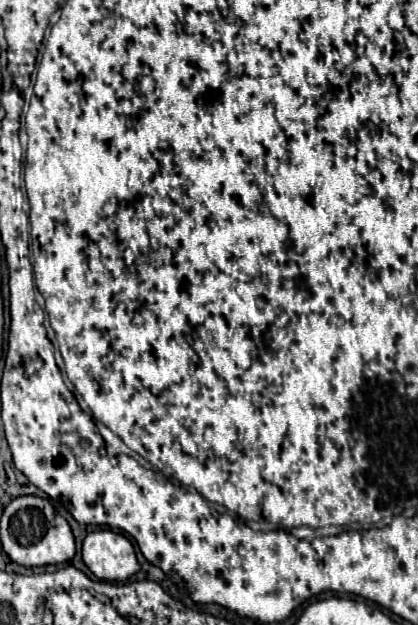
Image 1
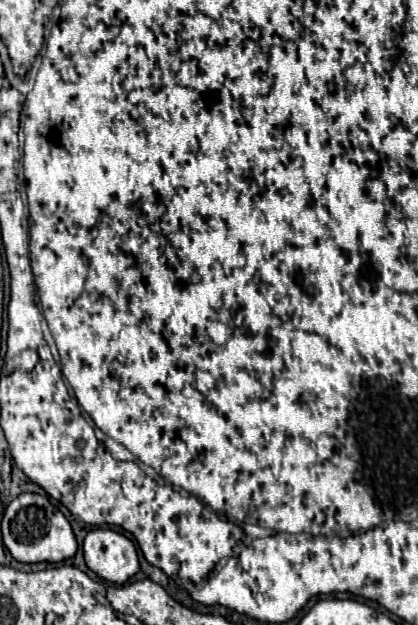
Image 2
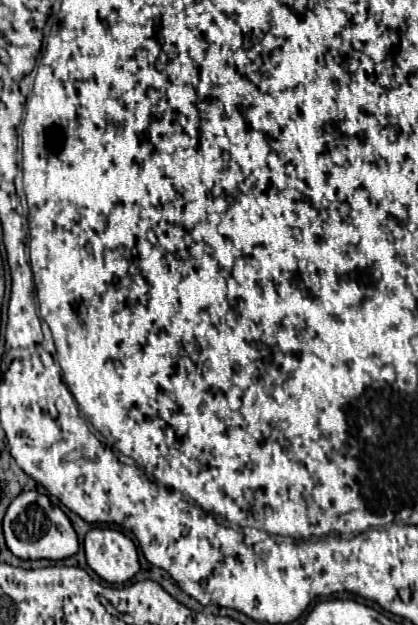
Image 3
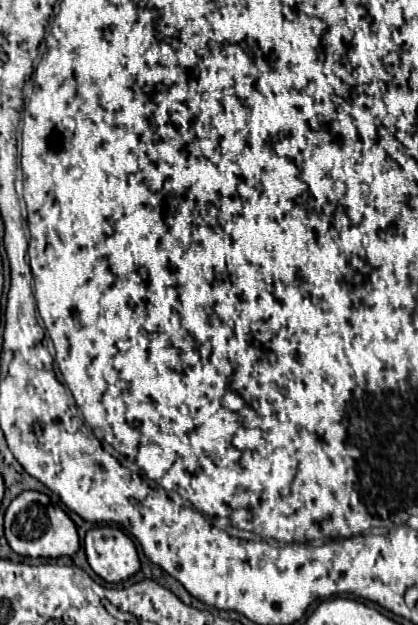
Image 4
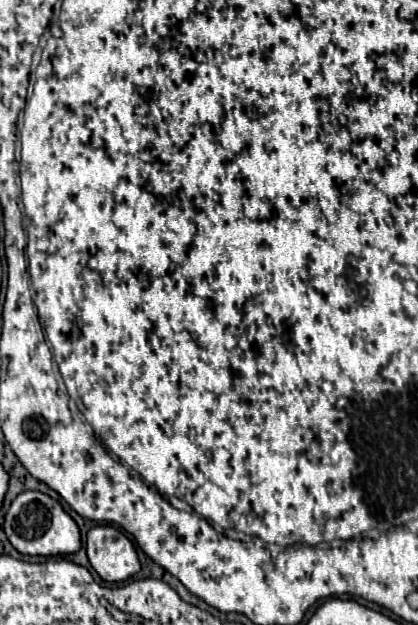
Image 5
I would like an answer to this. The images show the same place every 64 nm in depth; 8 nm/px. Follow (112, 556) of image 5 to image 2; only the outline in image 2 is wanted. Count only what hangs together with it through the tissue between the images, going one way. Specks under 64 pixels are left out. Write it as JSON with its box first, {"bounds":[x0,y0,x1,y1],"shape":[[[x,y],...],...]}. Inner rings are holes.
{"bounds":[84,528,140,584],"shape":[[[96,528],[86,534],[84,560],[96,576],[114,584],[124,584],[140,570],[132,540],[110,528]]]}

